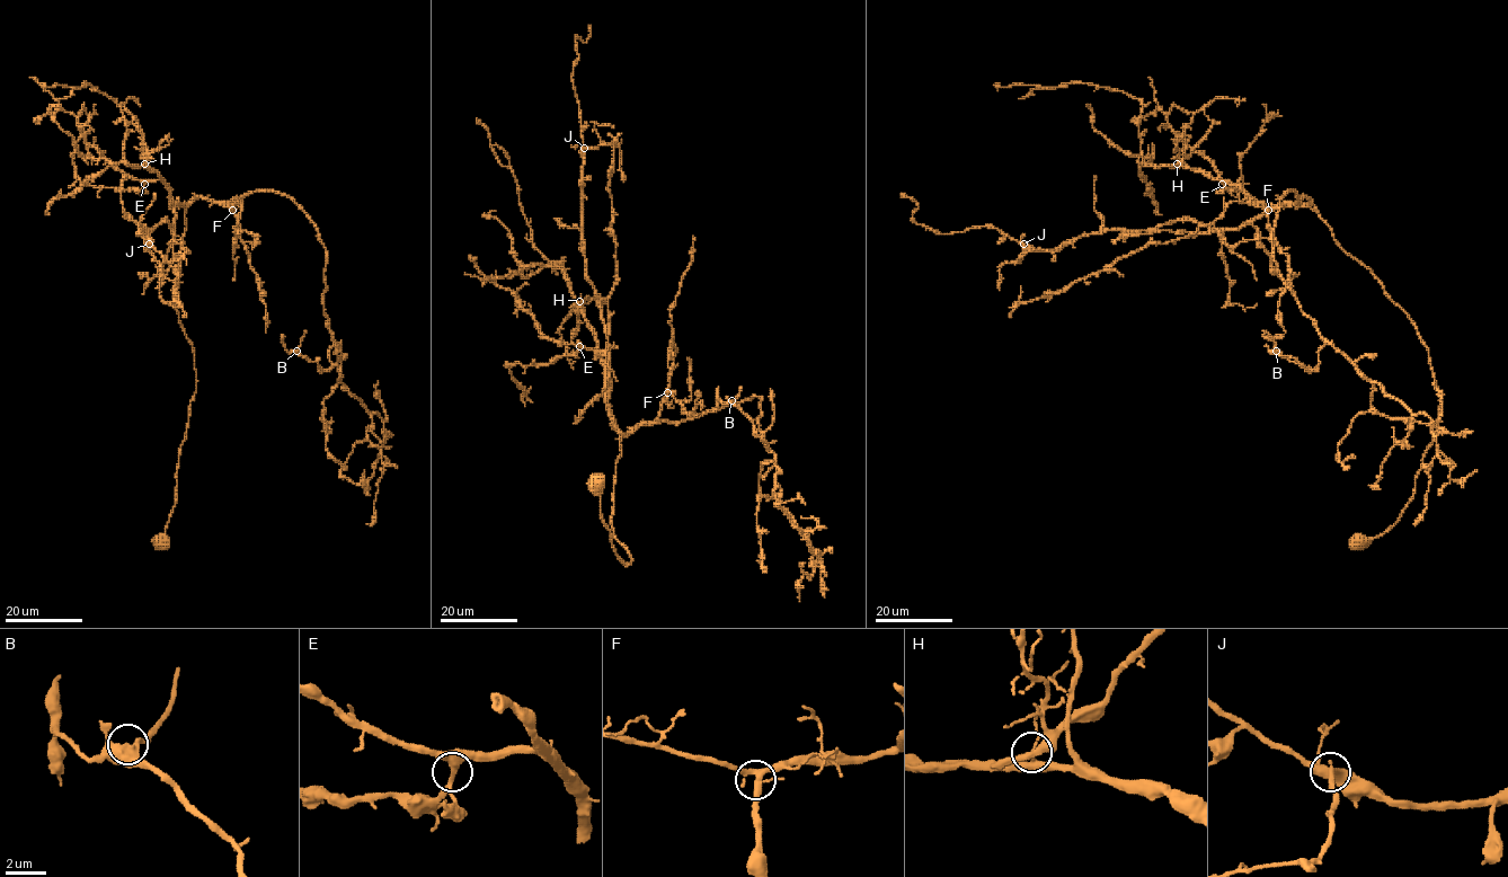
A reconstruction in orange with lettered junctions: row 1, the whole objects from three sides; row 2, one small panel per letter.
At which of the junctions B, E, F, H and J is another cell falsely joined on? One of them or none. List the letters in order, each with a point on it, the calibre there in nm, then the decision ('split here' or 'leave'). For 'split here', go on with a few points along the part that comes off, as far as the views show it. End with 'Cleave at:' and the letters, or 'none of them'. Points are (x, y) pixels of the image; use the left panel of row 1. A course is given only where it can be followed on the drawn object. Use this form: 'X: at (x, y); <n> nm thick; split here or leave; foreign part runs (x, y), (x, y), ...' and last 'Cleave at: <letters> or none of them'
B: at (296, 351); 440 nm thick; leave
E: at (144, 184); 360 nm thick; leave
F: at (232, 210); 280 nm thick; leave
H: at (144, 164); 280 nm thick; split here; foreign part runs (144, 164), (142, 133), (135, 116)
J: at (149, 244); 380 nm thick; leave
Cleave at: H

